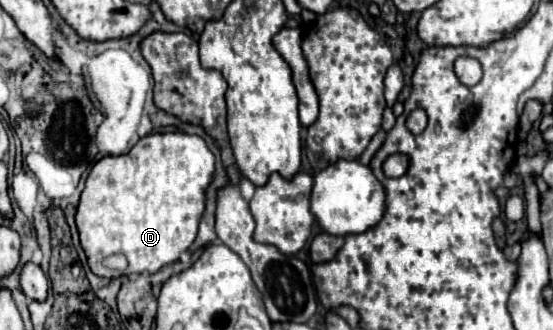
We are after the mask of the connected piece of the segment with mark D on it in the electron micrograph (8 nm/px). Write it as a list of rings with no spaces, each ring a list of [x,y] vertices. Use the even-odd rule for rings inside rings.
[[[151,133],[139,139],[129,153],[119,157],[103,157],[99,159],[87,181],[85,189],[79,197],[75,223],[79,231],[79,243],[87,255],[87,263],[91,271],[99,277],[121,277],[131,273],[157,273],[161,267],[175,263],[183,251],[195,241],[199,219],[205,209],[205,189],[213,179],[215,157],[199,135],[187,133]],[[109,255],[125,255],[127,269],[113,271],[101,265],[101,261]]]

